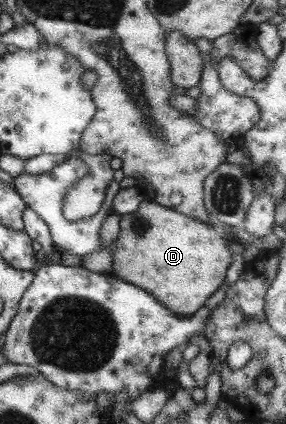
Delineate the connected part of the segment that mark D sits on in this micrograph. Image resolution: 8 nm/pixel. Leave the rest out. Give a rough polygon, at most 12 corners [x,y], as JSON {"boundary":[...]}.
{"boundary":[[144,198],[110,272],[185,317],[233,259],[210,225]]}

